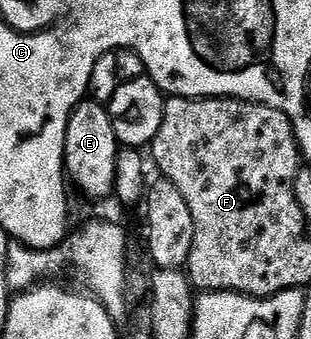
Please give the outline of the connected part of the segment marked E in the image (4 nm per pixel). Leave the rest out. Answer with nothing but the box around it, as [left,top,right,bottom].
[65,98,119,196]

